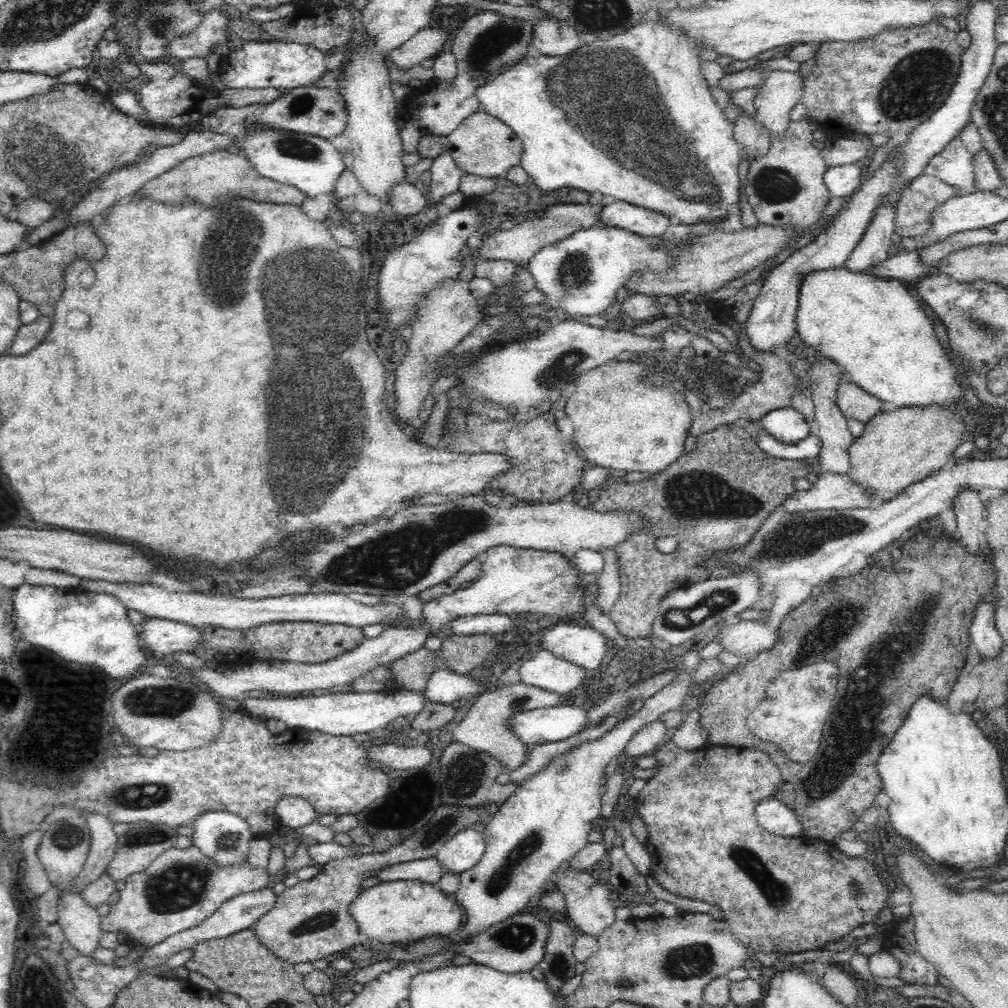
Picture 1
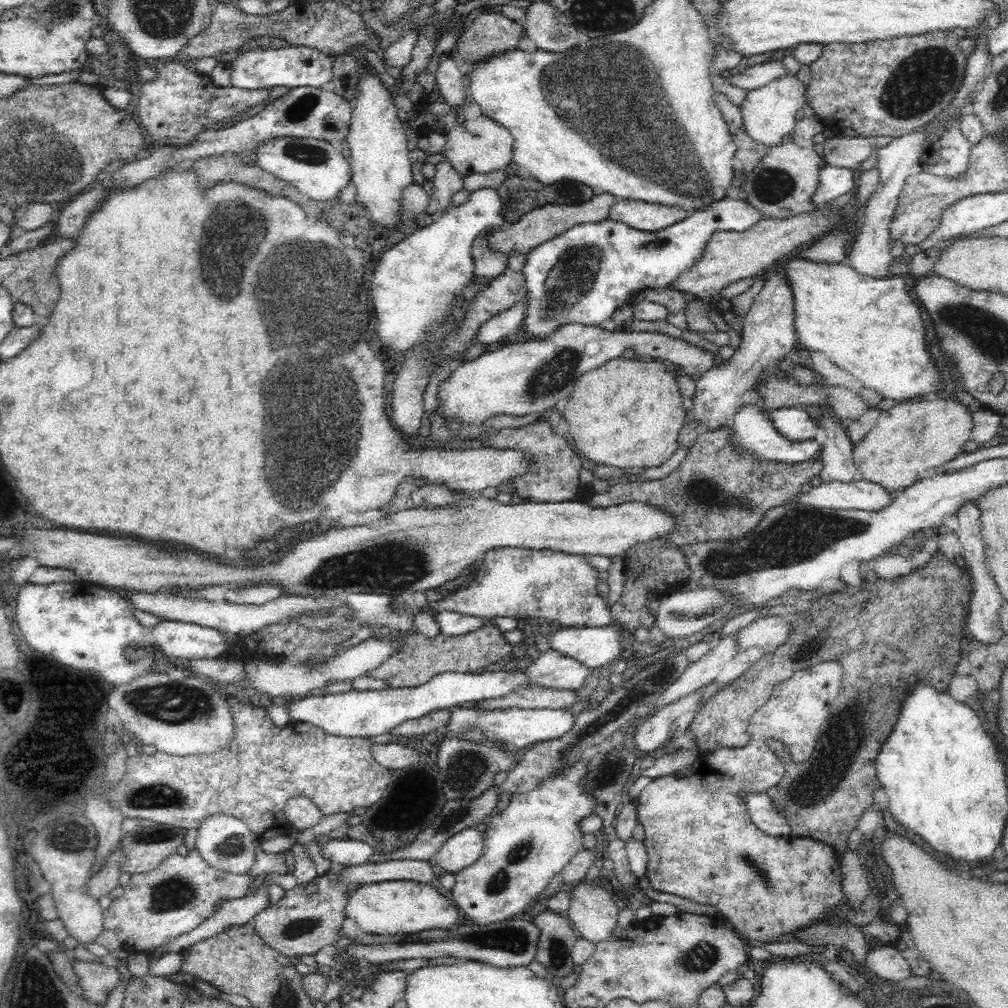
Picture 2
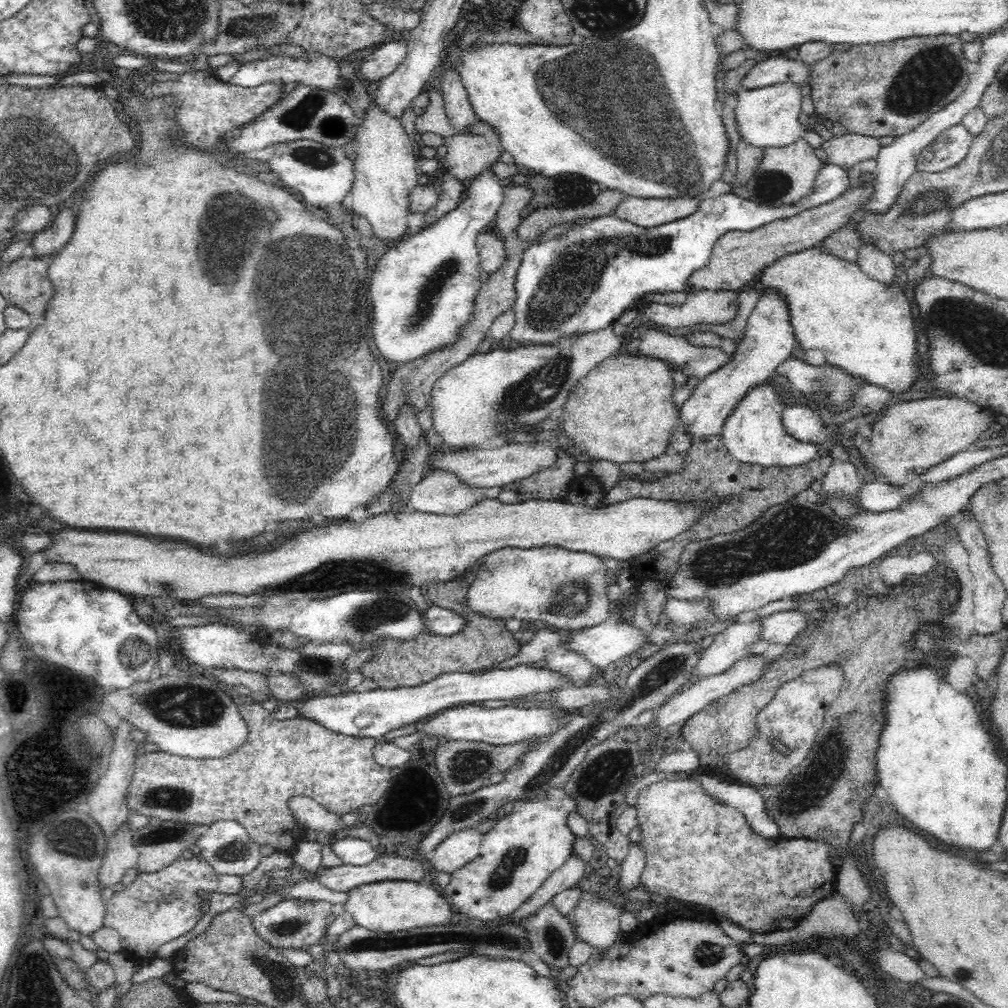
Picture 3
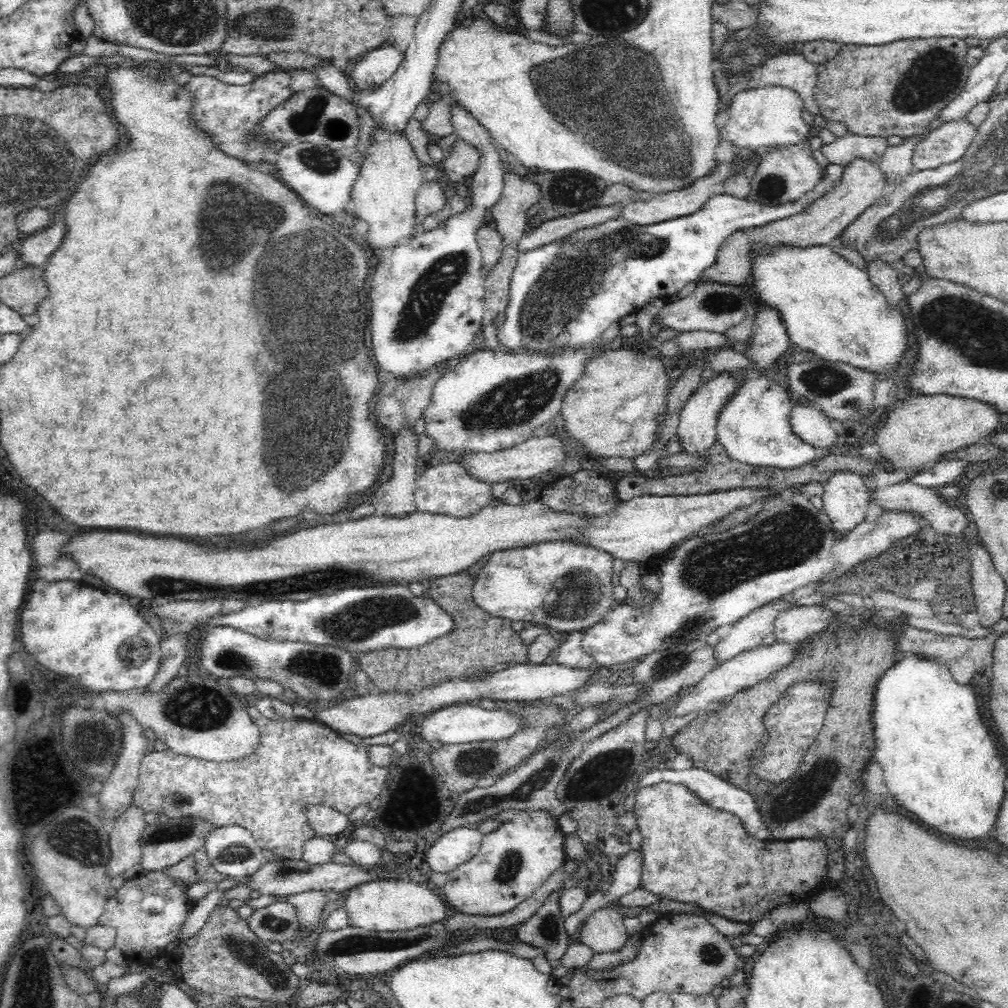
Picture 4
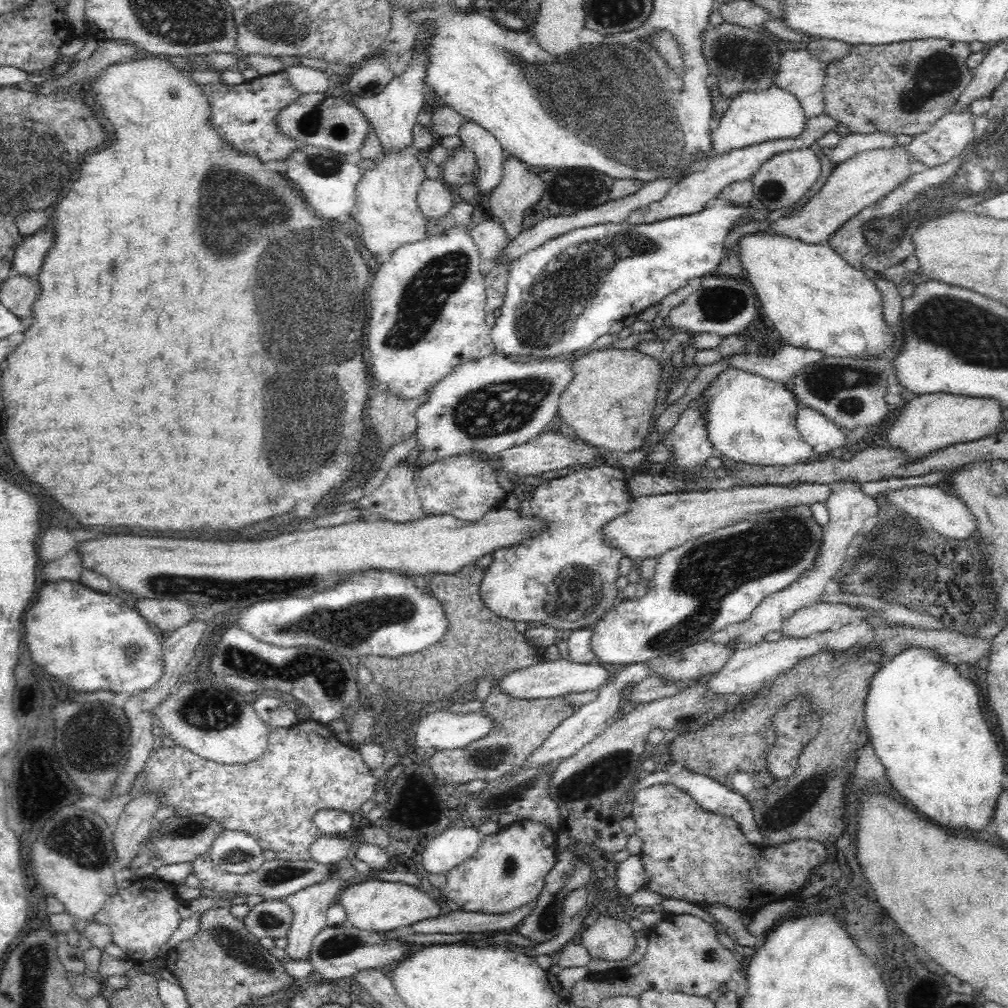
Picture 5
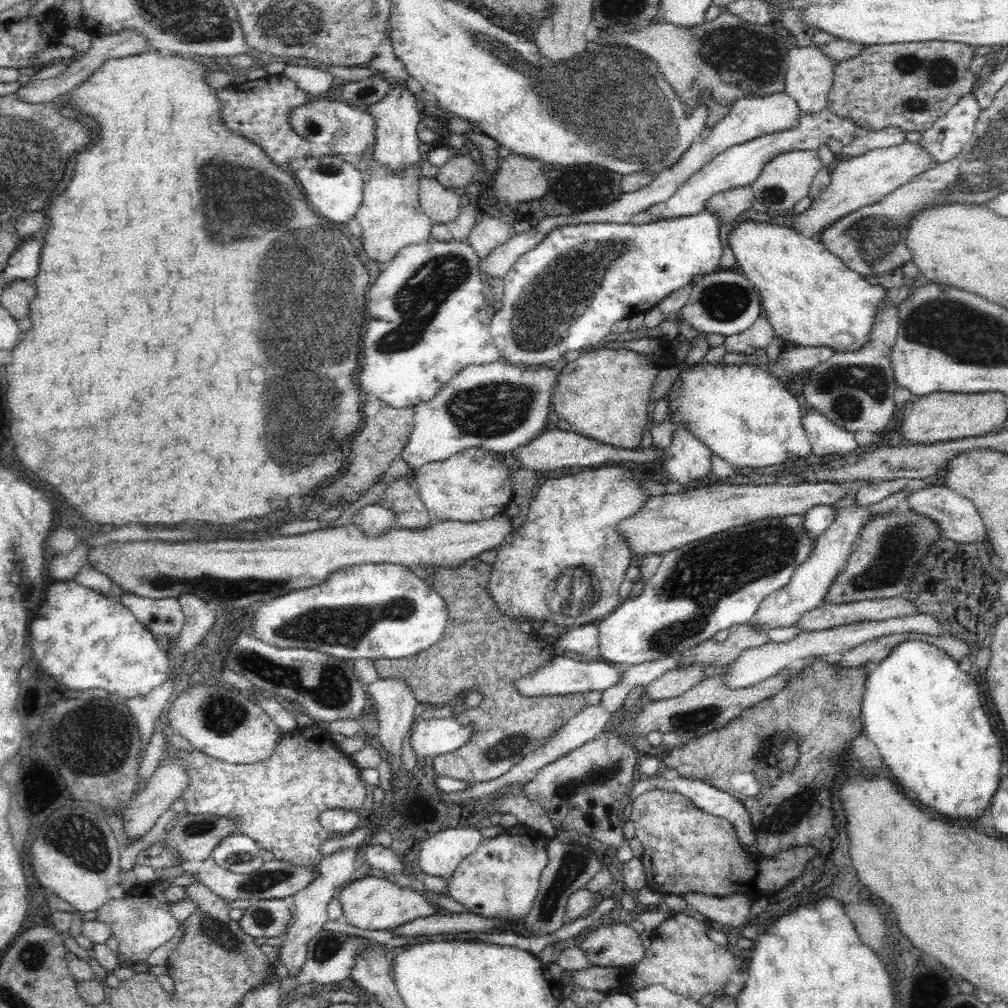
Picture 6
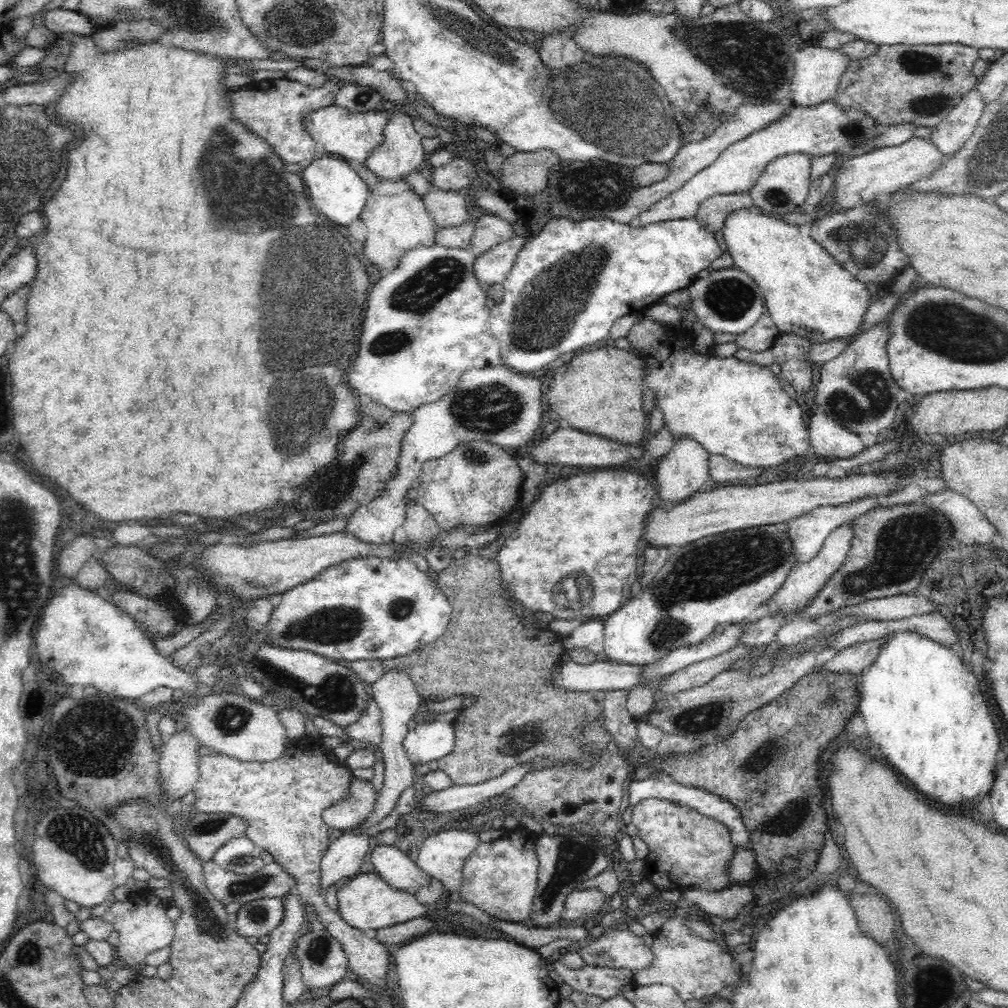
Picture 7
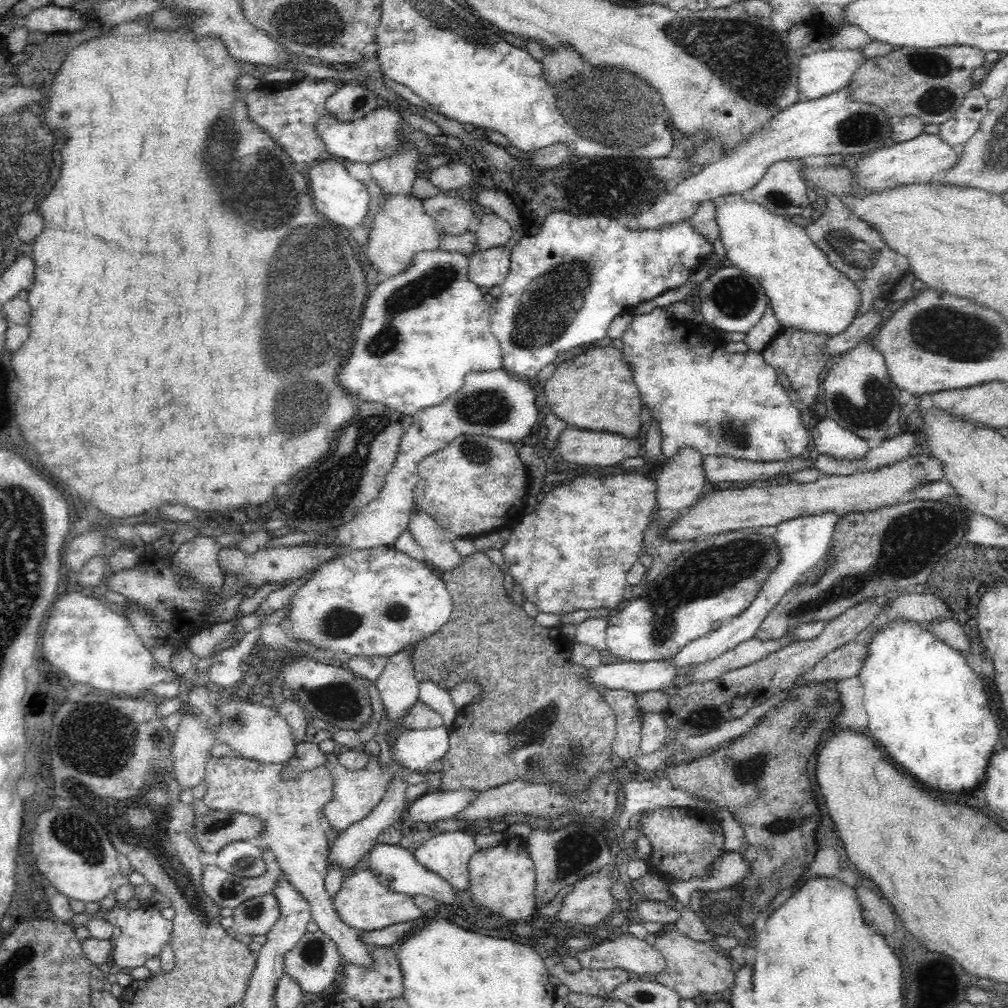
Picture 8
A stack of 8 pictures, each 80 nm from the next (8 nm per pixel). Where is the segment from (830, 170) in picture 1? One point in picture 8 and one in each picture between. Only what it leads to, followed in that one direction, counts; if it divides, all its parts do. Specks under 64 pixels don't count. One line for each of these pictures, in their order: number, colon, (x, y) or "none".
2: (833, 181)
3: (581, 282)
4: (567, 293)
5: (561, 297)
6: (566, 293)
7: (569, 284)
8: (564, 286)

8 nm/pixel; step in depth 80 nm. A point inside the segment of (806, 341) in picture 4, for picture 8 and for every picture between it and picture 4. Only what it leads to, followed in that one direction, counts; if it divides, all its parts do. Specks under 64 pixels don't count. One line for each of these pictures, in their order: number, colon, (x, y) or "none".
5: (814, 299)
6: (810, 297)
7: (807, 293)
8: (806, 292)

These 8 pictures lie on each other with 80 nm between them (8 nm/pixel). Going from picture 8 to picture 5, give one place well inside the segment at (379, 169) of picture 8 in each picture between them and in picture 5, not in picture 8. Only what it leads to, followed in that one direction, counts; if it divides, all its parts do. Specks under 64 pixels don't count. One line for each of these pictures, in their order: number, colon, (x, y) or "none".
5: (392, 113)
6: (397, 114)
7: (402, 153)

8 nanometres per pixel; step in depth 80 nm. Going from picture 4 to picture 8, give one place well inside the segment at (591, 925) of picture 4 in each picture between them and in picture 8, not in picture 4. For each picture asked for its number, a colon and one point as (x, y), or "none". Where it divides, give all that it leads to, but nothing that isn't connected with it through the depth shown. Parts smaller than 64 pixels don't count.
5: (608, 939)
6: (617, 945)
7: (620, 949)
8: (629, 953)

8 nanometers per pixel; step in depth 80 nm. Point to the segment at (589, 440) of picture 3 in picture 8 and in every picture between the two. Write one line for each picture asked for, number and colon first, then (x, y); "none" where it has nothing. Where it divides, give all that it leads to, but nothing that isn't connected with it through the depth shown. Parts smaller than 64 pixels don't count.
4: (612, 408)
5: (609, 403)
6: (603, 393)
7: (598, 392)
8: (595, 391)

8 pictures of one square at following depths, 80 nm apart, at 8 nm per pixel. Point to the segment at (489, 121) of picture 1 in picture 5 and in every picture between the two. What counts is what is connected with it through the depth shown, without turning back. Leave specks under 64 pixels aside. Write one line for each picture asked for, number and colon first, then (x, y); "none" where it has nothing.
2: (478, 146)
3: (469, 152)
4: (461, 162)
5: (460, 169)

